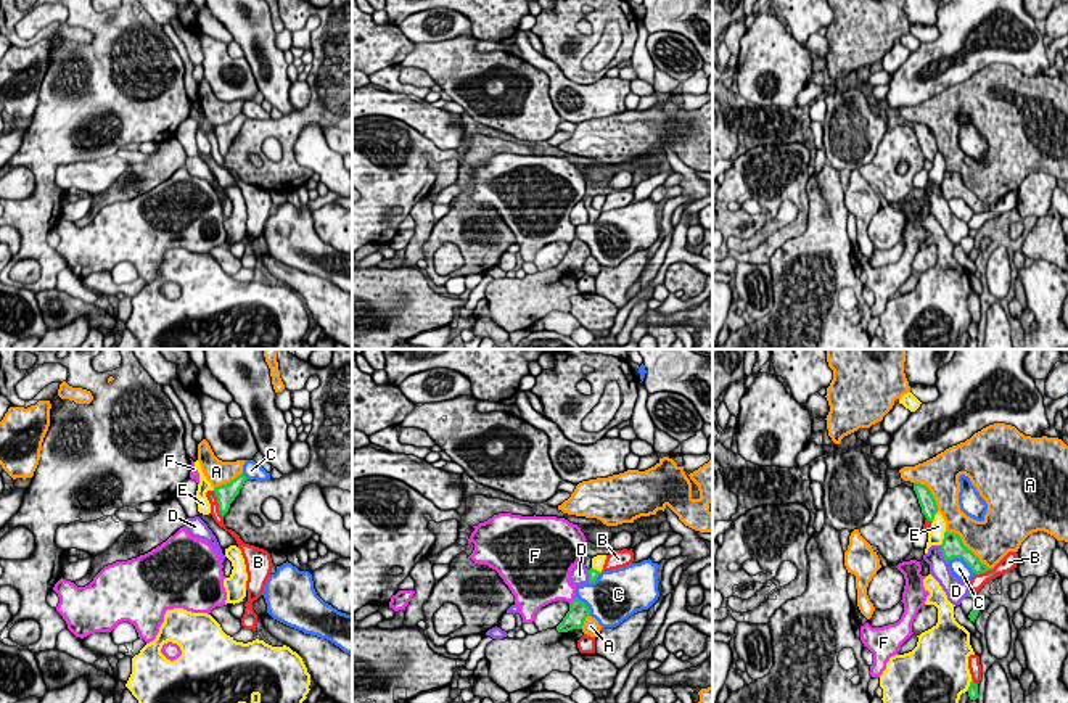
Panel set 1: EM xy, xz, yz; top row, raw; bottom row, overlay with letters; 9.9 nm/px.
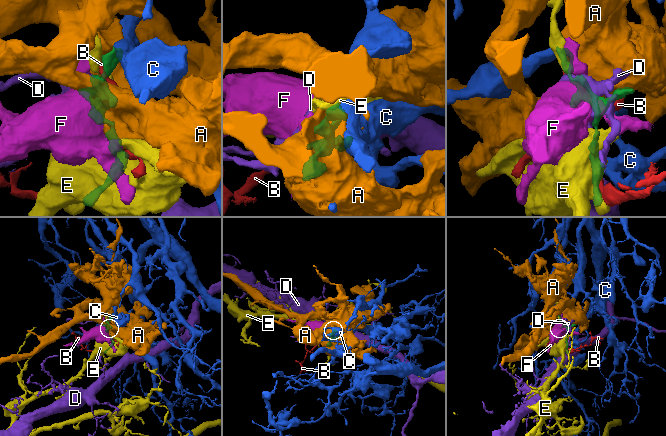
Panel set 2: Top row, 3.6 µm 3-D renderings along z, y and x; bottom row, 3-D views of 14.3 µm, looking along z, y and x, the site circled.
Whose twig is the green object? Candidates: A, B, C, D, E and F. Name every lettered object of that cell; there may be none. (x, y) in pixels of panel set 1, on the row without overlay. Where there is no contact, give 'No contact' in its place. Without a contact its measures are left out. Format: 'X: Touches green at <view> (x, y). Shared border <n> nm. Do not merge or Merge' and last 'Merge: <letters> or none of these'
A: Touches green at yz (965, 187). Shared border 600 nm. Do not merge
B: Touches green at xy (217, 142). Shared border 280 nm. Do not merge
C: Touches green at yz (962, 198). Shared border 320 nm. Do not merge
D: Touches green at yz (943, 193). Shared border 190 nm. Do not merge
E: Touches green at yz (944, 177). Shared border 160 nm. Do not merge
F: Touches green at xz (571, 242). Shared border 80 nm. Do not merge
Merge: none of these

